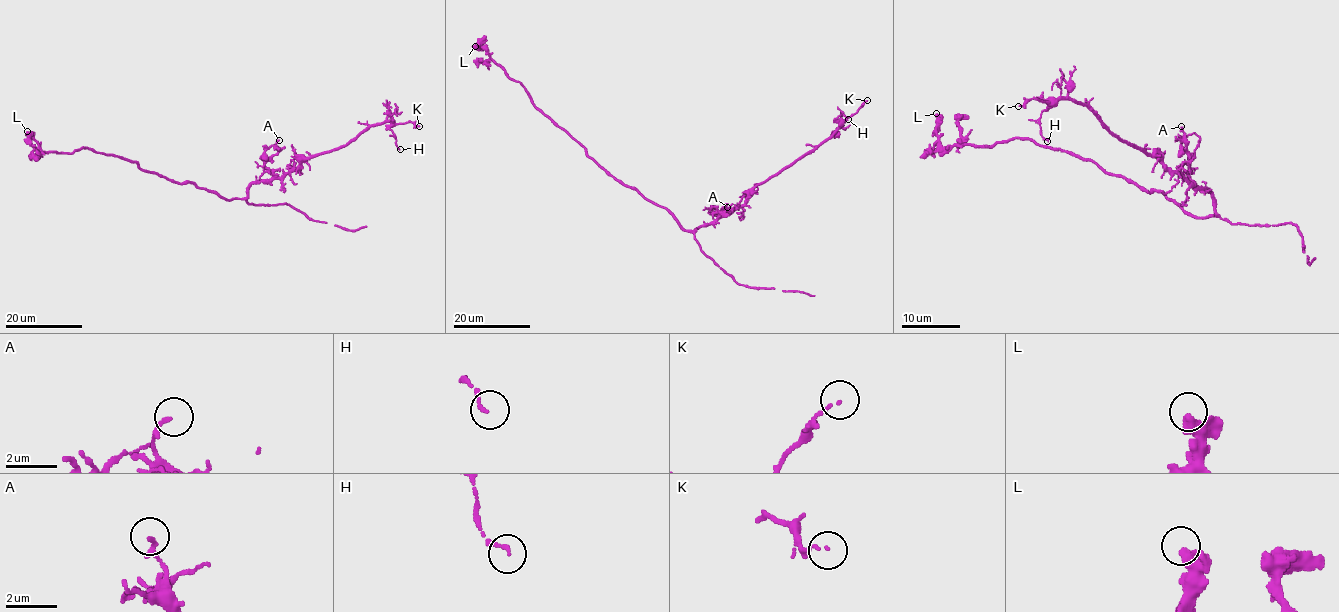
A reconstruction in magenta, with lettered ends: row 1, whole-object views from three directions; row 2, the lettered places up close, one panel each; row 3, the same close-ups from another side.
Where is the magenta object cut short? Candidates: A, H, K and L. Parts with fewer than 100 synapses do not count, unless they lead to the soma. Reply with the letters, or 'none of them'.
none of them

